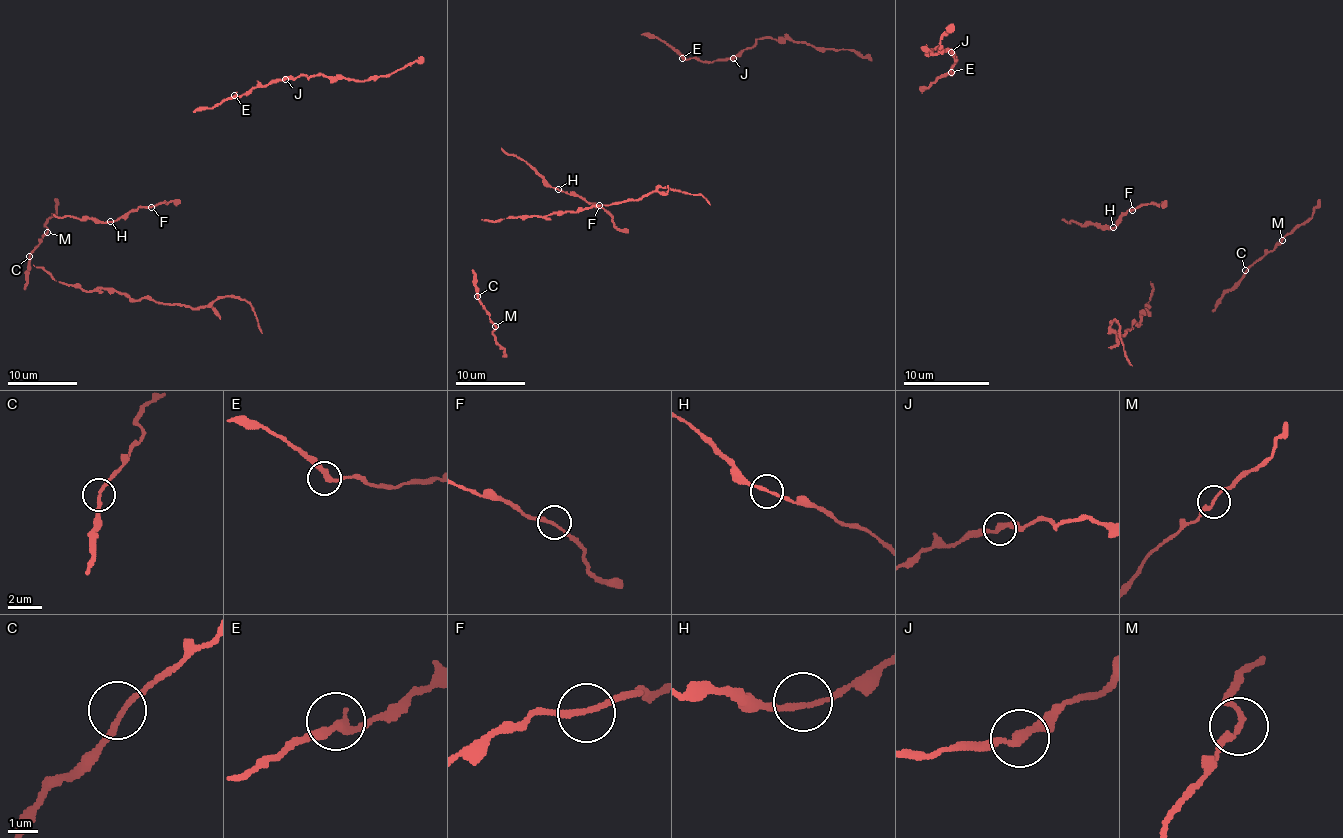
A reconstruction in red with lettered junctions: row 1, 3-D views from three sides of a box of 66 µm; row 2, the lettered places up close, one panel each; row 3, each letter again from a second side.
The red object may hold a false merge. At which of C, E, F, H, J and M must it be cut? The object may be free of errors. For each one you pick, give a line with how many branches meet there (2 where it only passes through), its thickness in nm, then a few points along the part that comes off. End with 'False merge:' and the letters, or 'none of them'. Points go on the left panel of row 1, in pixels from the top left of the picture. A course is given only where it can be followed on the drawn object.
False merge: none of them

